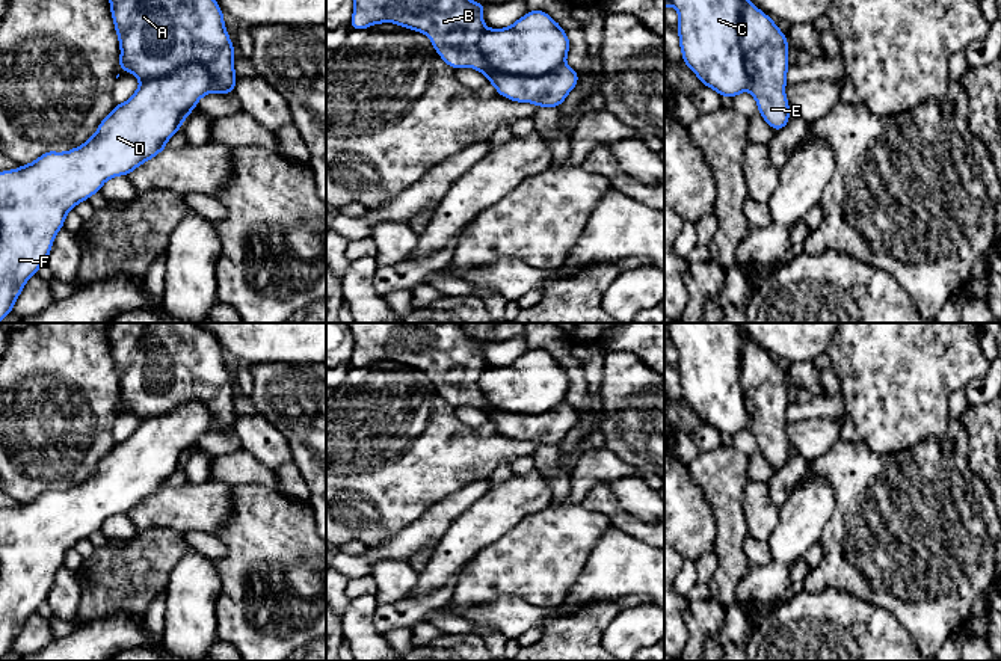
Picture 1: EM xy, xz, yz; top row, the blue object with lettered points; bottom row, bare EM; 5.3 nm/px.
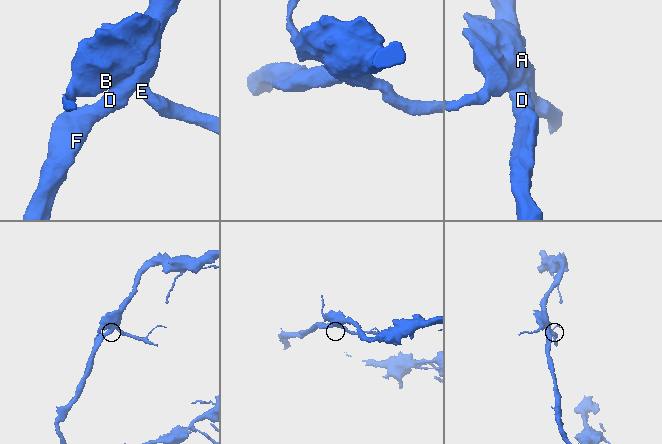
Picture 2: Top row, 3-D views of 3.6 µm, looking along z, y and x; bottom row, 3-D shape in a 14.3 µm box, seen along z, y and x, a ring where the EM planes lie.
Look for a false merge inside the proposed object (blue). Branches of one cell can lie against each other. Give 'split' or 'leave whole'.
split

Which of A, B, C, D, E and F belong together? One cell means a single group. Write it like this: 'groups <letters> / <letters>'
groups A B E / C D F

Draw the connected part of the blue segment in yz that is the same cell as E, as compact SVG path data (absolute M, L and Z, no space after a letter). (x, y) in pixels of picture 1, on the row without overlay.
M741 330L740 337L740 380L749 414L747 429L755 436L762 457L781 469L790 459L785 433L790 404L787 373Z

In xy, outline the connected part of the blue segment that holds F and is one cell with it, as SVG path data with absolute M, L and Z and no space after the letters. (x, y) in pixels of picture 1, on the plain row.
M187 401L165 415L143 418L80 484L63 490L47 489L29 503L0 510L0 658L12 650L26 620L47 601L66 552L98 531L107 518L130 513L165 489L166 480L198 439L211 430L213 423L211 409L199 401Z

